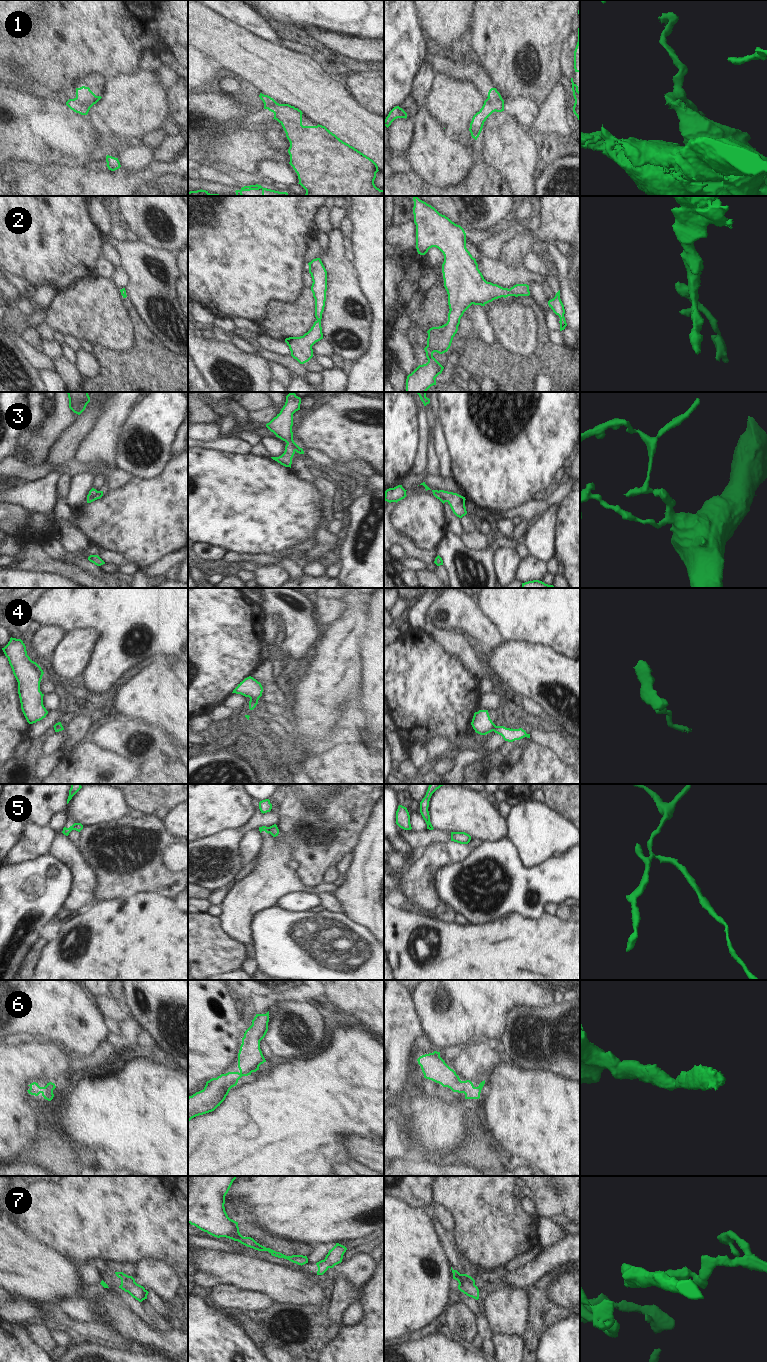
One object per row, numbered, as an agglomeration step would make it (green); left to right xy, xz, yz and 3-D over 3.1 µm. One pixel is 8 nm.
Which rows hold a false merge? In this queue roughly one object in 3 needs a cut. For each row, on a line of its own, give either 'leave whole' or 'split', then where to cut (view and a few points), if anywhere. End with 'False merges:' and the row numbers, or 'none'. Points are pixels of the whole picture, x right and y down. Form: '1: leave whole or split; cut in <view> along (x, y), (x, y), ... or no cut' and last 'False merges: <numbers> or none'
1: split; cut in xy along (76, 97), (89, 109)
2: leave whole; no cut
3: leave whole; no cut
4: leave whole; no cut
5: split; cut in xy along (72, 825), (73, 829)
6: leave whole; no cut
7: leave whole; no cut
False merges: 1, 5

